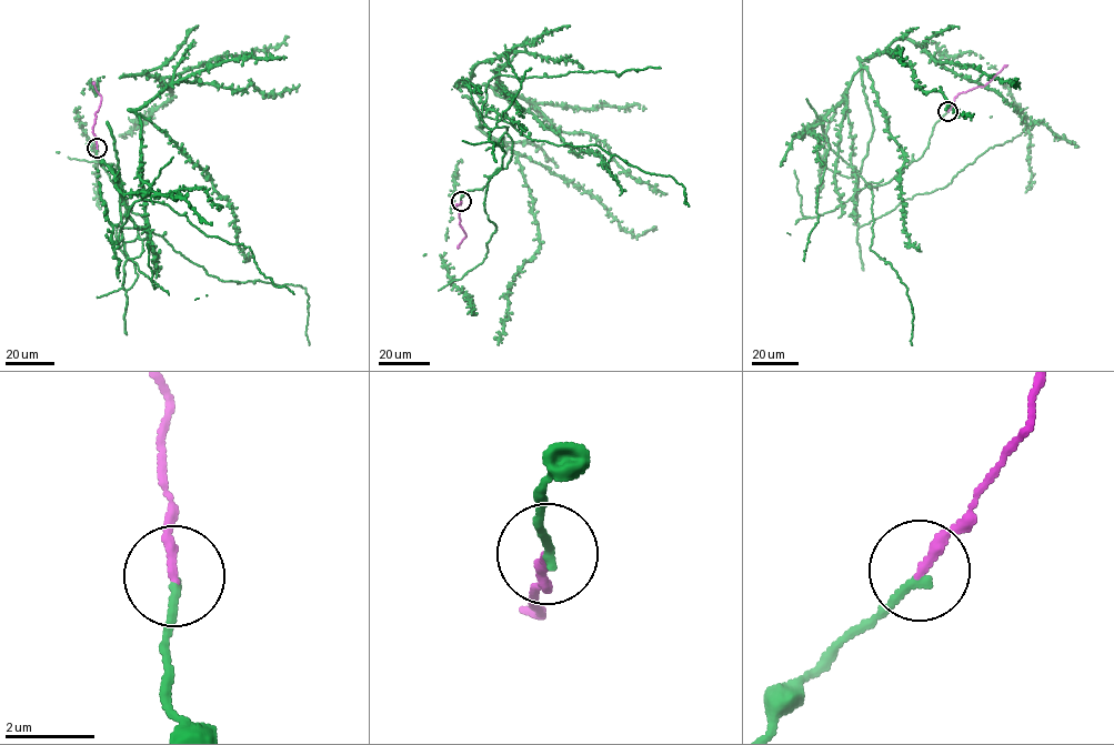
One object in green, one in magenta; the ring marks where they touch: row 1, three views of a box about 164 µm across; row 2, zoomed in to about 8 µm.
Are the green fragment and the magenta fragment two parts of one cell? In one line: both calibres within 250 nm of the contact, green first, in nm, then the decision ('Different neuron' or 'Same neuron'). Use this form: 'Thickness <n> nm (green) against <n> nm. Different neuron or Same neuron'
Thickness 190 nm (green) against 220 nm. Same neuron

